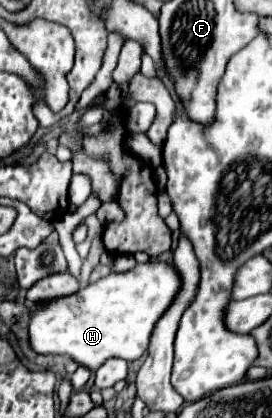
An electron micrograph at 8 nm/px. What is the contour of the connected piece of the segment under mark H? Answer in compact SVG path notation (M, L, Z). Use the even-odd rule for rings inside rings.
M166 261L138 263L132 271L110 273L108 277L80 287L78 293L50 301L34 311L30 321L30 345L40 355L68 355L76 363L96 371L106 359L140 359L150 345L152 331L170 309L182 289L182 277Z

